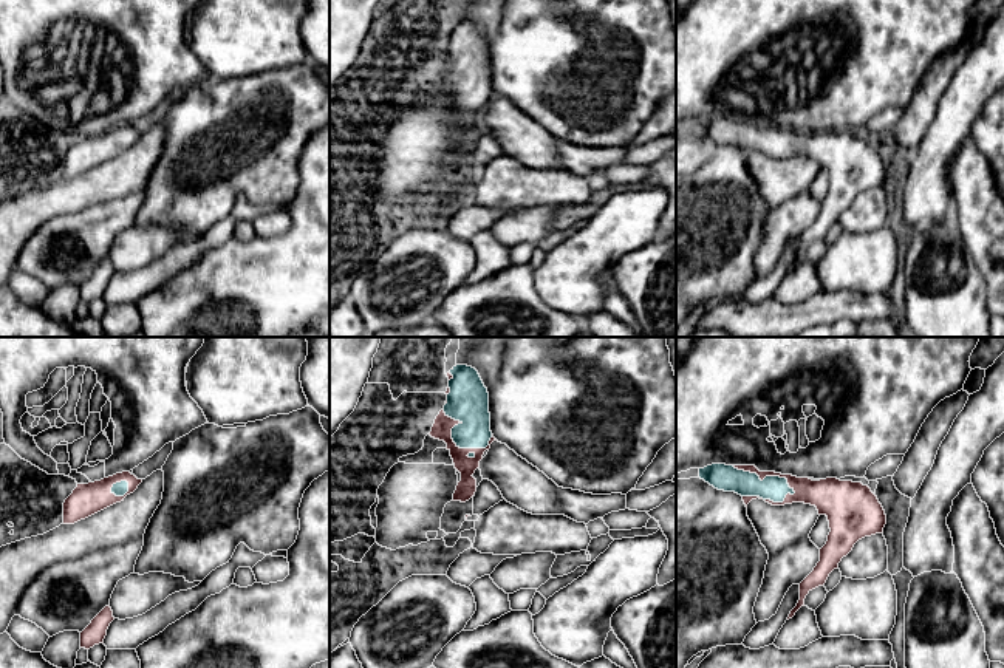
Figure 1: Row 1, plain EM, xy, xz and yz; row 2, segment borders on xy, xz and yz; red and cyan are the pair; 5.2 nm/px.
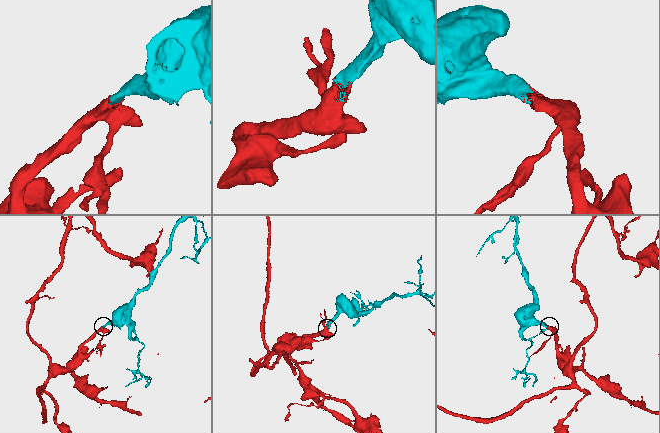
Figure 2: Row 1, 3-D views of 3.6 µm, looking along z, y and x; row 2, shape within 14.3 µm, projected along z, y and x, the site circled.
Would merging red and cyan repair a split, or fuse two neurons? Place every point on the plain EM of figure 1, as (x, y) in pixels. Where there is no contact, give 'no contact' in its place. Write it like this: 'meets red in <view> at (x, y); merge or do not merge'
meets red in yz at (766, 129); merge

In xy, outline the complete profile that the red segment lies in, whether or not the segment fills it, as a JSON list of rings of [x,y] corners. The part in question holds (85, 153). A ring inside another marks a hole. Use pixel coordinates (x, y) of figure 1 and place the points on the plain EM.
[[[122,125],[101,135],[77,138],[63,156],[63,178],[74,178],[124,155],[141,136],[133,127]]]

